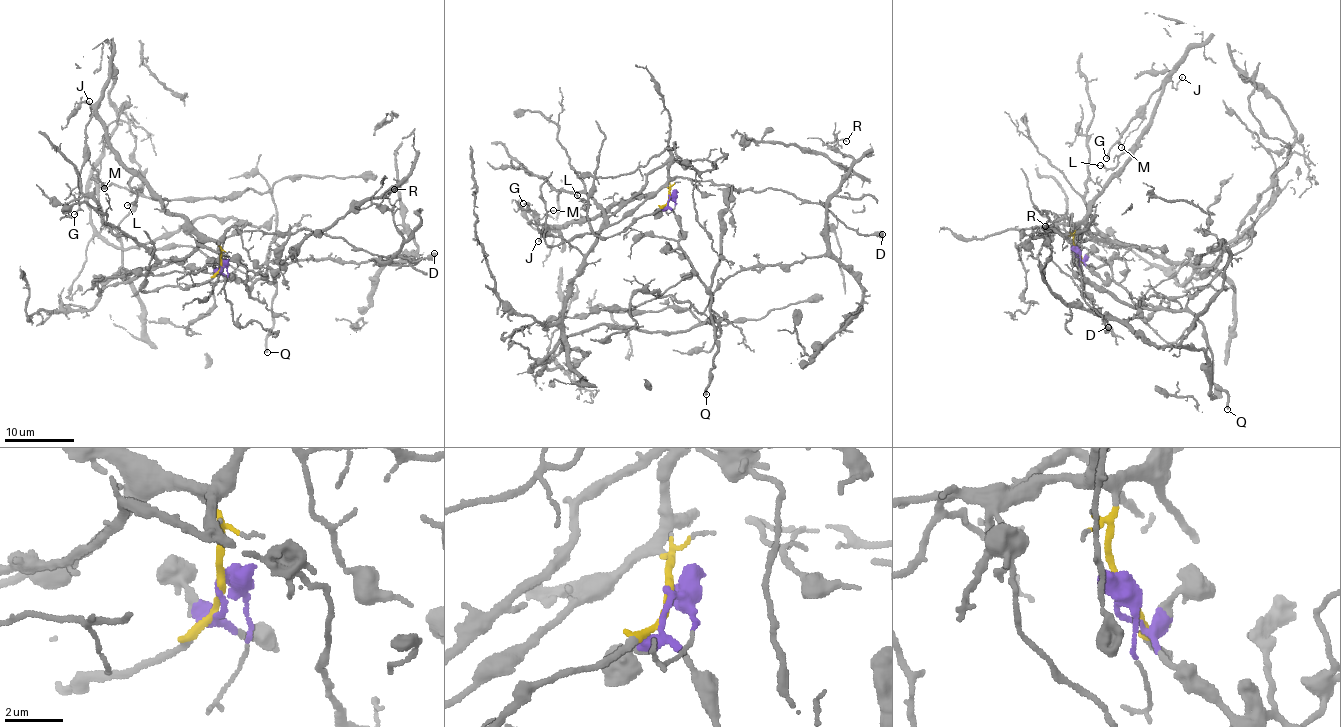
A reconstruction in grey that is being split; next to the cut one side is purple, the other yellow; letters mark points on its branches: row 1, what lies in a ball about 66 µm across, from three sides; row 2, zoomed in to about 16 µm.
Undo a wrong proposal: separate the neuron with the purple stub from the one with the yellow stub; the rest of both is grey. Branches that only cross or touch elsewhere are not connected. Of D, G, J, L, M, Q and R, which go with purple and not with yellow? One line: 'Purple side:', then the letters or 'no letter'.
Purple side: Q, R

